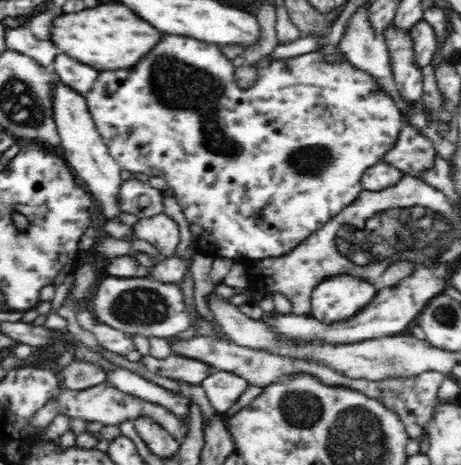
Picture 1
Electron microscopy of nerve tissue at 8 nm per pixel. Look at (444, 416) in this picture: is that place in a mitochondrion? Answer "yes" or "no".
no

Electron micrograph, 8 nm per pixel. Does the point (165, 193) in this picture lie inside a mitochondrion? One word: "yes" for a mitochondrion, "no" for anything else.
no

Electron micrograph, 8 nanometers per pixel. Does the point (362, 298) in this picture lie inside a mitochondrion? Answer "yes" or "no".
no

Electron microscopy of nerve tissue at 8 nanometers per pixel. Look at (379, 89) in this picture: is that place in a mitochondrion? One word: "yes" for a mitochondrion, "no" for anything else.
no

